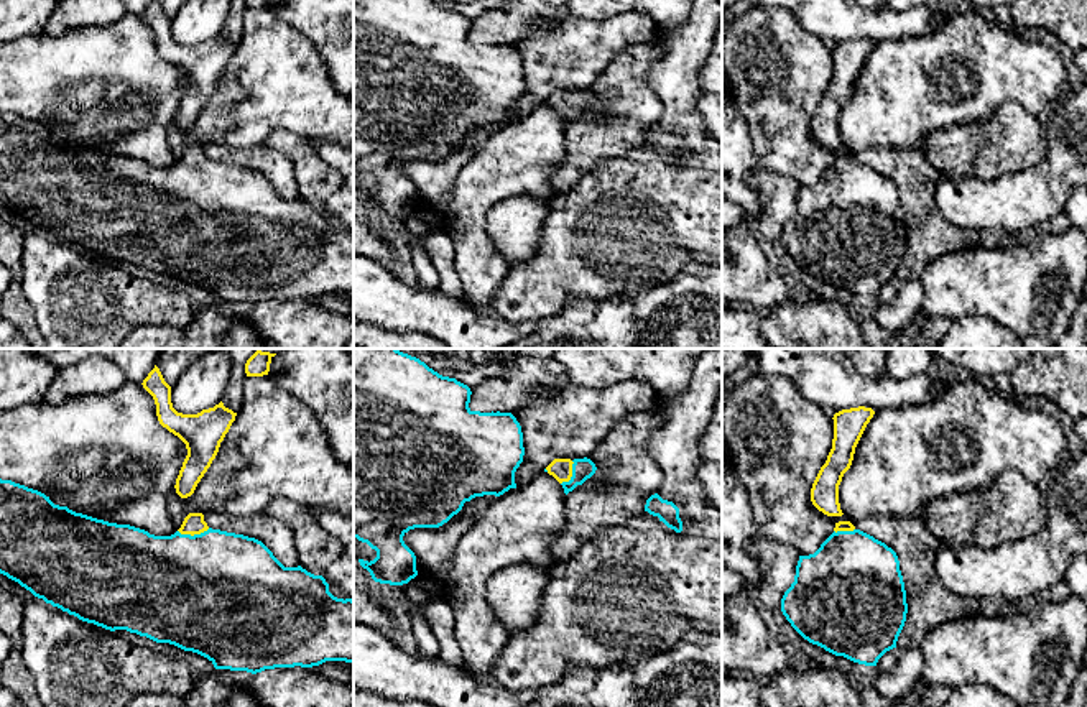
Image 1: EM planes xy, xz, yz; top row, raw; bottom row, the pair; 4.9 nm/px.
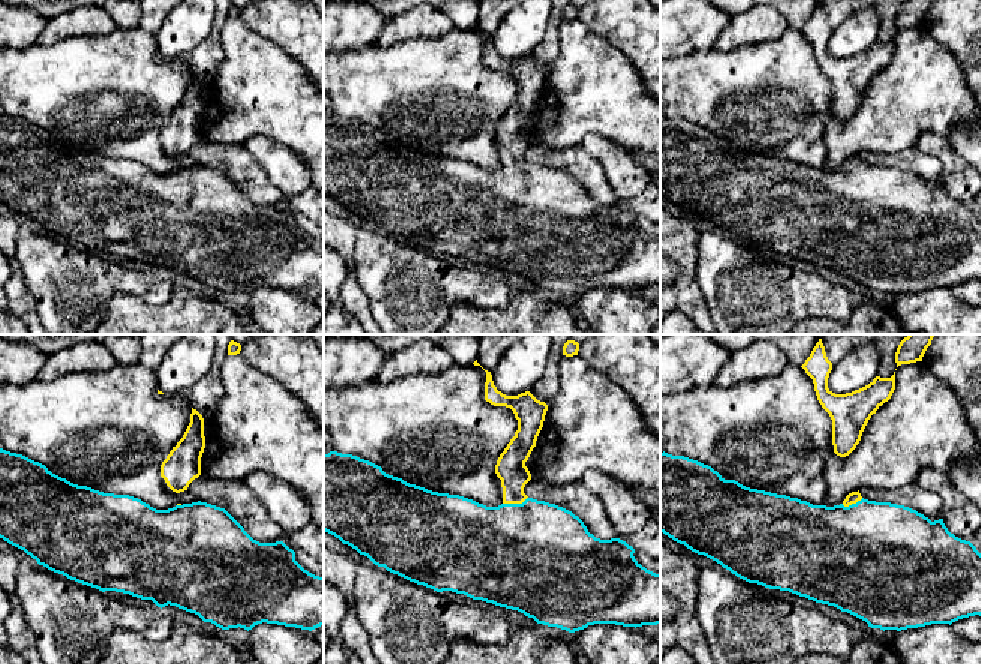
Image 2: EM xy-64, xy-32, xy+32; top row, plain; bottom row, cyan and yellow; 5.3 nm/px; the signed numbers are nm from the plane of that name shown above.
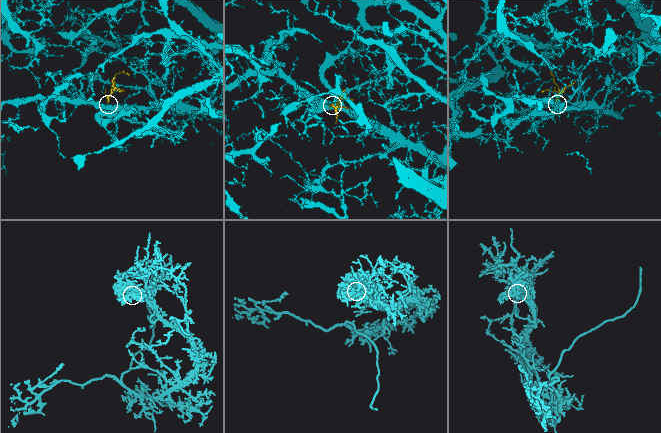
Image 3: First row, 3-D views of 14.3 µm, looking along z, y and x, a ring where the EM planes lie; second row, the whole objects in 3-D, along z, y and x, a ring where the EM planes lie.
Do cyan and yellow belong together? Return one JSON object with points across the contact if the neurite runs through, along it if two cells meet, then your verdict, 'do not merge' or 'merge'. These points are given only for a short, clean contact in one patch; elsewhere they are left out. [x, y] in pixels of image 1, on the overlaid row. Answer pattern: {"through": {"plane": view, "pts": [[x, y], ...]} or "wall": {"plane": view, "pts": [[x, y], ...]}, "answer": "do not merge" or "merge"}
{"through": {"plane": "xy", "pts": [[208, 584], [194, 535], [193, 523]]}, "answer": "merge"}

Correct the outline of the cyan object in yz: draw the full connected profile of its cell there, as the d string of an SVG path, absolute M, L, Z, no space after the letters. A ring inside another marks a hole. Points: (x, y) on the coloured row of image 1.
M839 521L814 554L799 556L781 612L809 643L853 663L877 666L886 651L896 648L908 613L898 556L850 521Z

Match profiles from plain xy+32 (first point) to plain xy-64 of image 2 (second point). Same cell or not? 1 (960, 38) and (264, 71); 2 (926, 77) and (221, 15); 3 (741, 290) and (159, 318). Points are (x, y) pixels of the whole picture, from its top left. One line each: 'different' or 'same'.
1: different
2: different
3: different

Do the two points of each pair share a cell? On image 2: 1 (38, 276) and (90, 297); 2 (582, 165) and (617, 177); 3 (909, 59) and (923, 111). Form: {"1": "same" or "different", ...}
{"1": "same", "2": "different", "3": "same"}

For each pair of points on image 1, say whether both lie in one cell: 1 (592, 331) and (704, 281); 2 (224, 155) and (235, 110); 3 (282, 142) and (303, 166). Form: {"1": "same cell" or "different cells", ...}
{"1": "same cell", "2": "different cells", "3": "same cell"}

